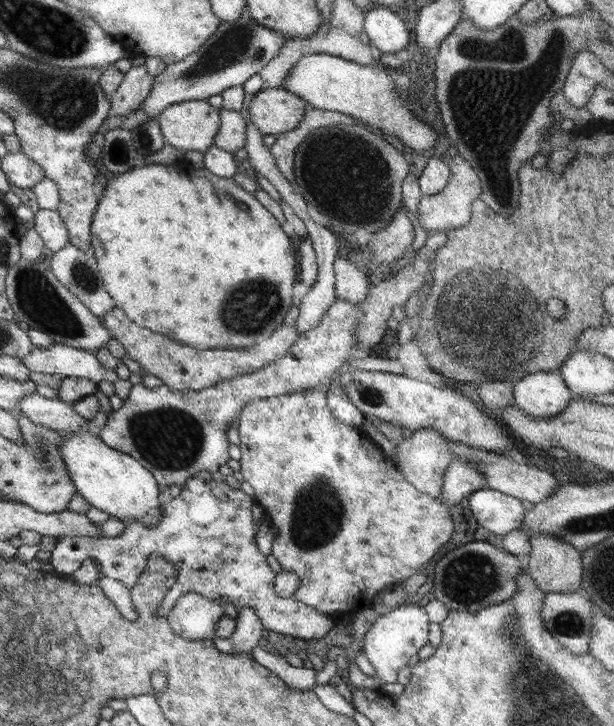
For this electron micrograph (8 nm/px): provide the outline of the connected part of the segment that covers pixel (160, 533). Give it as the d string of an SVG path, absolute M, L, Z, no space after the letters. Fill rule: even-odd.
M193 475L182 486L180 495L173 498L170 503L162 504L156 523L144 525L140 521L132 521L124 529L124 533L117 537L65 536L59 538L55 549L51 552L50 563L60 575L70 576L75 570L78 570L84 560L94 559L99 572L108 578L119 580L126 588L131 589L136 586L150 555L158 554L176 567L176 582L160 602L156 616L166 617L180 596L186 592L196 592L222 606L230 602L236 606L237 610L252 608L266 630L304 640L318 640L318 638L326 636L334 628L335 623L328 619L328 615L314 610L308 604L302 604L300 600L276 596L274 581L277 574L268 565L266 556L260 552L256 542L256 530L252 517L252 504L255 503L255 499L240 489L234 490L226 482L218 480L205 482L198 475Z

